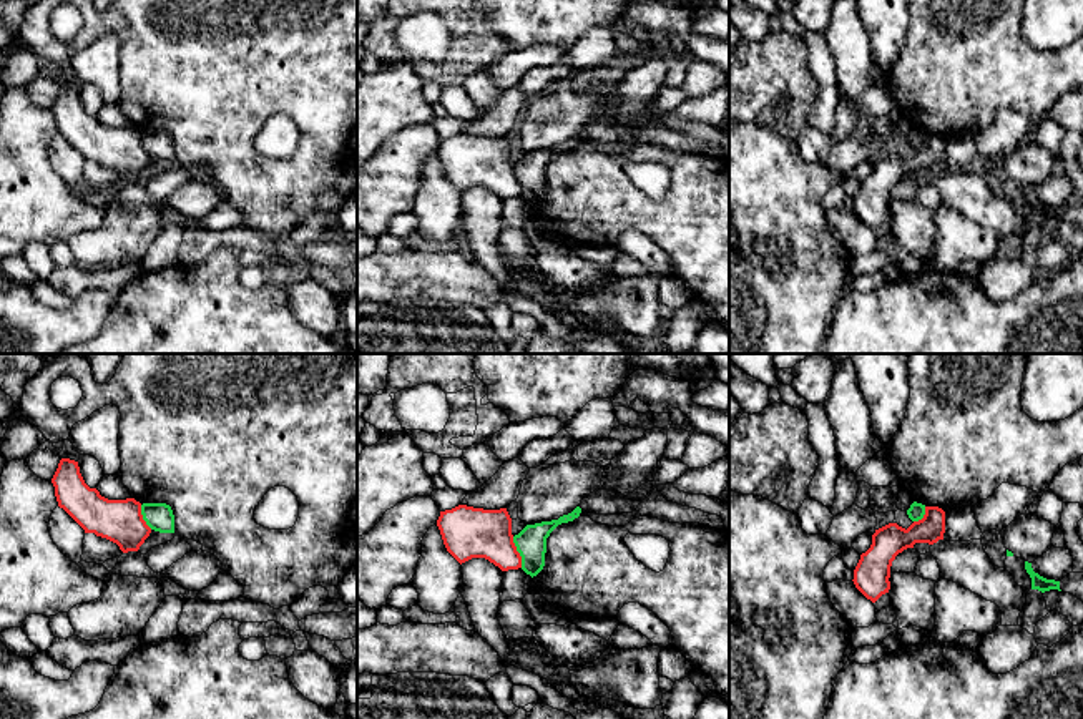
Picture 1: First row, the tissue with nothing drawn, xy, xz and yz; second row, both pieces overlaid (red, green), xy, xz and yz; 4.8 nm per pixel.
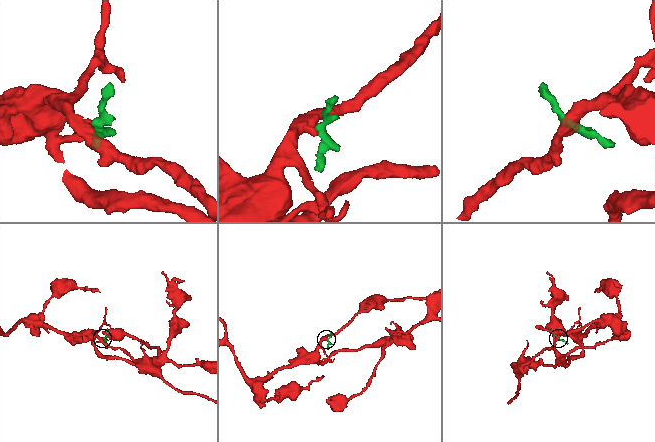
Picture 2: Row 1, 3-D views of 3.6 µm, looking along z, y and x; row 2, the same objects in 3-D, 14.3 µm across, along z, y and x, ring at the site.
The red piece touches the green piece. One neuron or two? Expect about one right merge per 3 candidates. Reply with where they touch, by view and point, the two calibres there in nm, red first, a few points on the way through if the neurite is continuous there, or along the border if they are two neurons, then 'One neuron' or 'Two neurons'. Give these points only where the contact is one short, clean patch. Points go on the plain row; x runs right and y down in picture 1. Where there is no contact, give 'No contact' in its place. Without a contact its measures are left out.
Touches red at xz (517, 180). Thickness 240 nm (red) against 150 nm. Boundary: xz (512, 165), (522, 195). Two neurons

